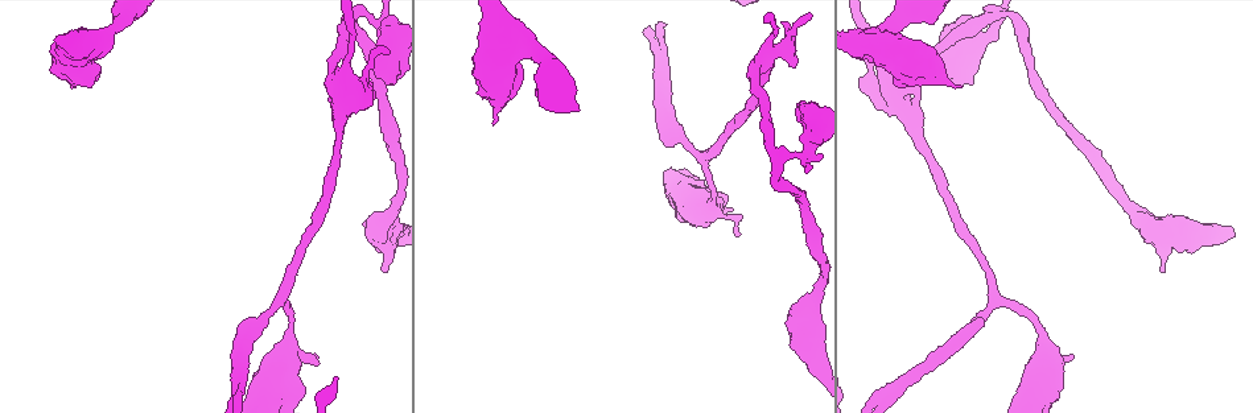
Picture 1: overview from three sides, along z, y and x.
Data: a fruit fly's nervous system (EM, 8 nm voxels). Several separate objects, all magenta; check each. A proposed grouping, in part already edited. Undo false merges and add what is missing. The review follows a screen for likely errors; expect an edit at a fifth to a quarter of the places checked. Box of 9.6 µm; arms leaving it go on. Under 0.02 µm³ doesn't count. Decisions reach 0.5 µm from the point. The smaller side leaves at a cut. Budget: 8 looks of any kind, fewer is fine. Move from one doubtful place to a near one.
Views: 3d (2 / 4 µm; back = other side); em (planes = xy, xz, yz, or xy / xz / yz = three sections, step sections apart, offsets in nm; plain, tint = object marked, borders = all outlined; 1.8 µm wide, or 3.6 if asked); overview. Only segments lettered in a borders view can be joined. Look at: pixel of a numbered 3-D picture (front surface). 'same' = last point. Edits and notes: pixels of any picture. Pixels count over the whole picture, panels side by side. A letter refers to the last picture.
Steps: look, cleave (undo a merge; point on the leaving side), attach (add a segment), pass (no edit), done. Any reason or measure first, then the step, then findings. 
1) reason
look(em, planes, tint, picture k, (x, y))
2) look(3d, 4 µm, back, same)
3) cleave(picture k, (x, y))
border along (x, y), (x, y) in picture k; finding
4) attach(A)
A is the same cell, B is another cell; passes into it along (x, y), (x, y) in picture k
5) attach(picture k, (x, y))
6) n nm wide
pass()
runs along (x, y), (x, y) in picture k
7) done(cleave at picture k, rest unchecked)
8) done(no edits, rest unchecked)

abrupt turn
look(em, planes, borders, picture 1, (994, 25))

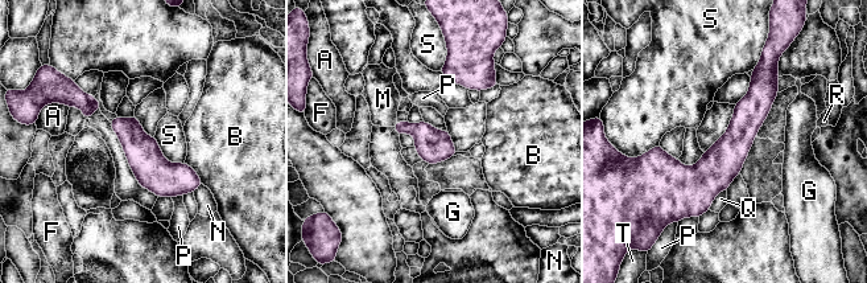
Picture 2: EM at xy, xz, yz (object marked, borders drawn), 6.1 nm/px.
pass()
A, B, F, G, M, N, P, Q, R, S and T are other cells; border along (153, 136), (169, 161), (184, 163) in picture 2; one neuron here

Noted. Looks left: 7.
free end
look(3d, 2 µm, picture 1, (961, 87))

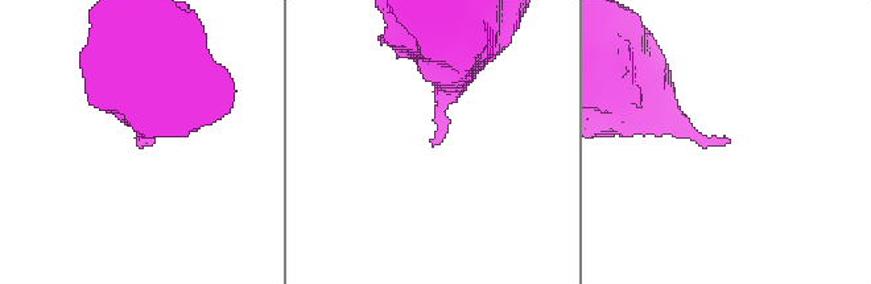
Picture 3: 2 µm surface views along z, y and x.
now the EM
look(em, planes, borders, picture 3, (135, 138))

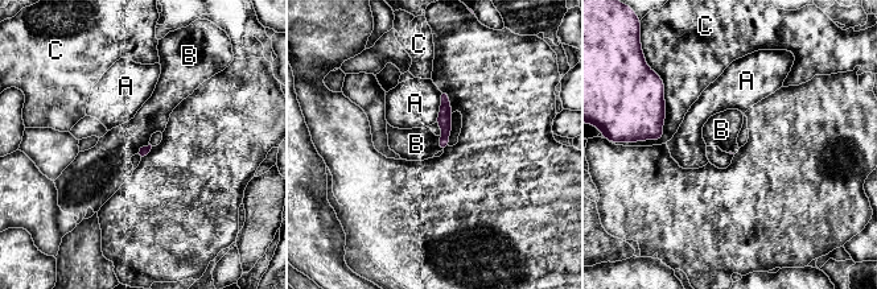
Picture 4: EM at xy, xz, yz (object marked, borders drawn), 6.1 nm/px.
pass()
A, B and C are other cells; border along (441, 128), (437, 145), (443, 149) in picture 4; none of them fits

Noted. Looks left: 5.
thick turns thin
look(em, 3.6 µm, planes, plain, picture 1, (99, 49))

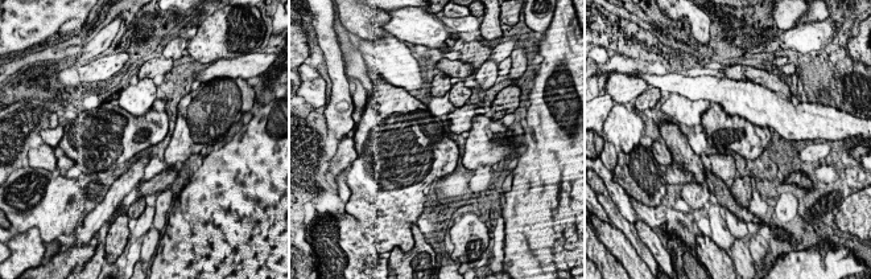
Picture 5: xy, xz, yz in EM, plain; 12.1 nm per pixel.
see the neighbours
look(em, 3.6 µm, planes, borders, same)

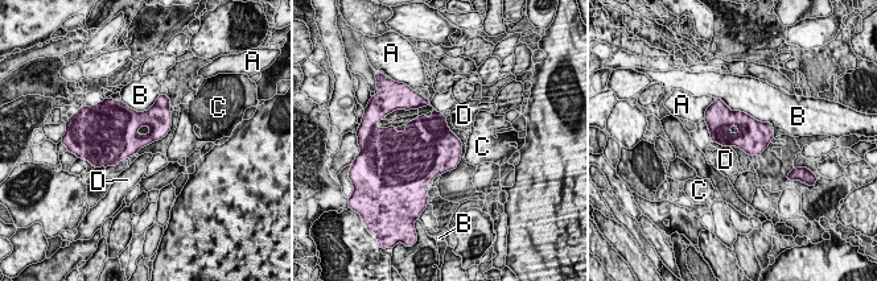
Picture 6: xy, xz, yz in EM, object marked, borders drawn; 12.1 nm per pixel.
pass()
A, B, C and D are other cells; border along (723, 145), (729, 148) in picture 6; all the same neuron

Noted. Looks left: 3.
looks like a crossing
look(em, xz, step 8, tint, picture 1, (764, 58))

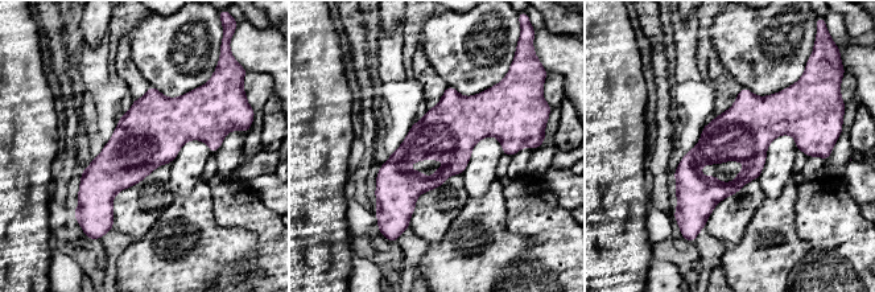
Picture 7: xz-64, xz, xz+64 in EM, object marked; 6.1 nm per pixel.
what lies round it
look(em, xz, step 8, borders, same)

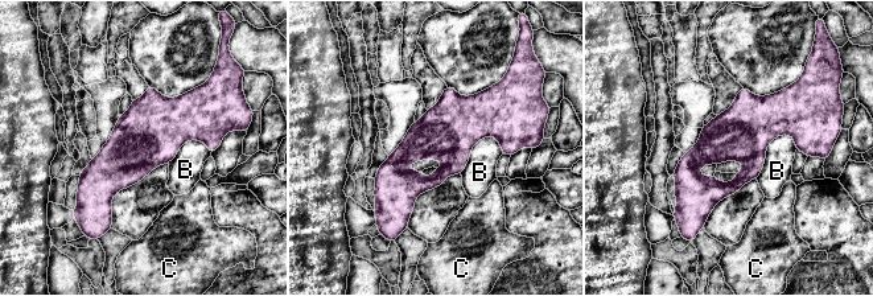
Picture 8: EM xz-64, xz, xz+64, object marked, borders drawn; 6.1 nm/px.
pass()
B and C are other cells; runs along (515, 142), (499, 128), (427, 139), (379, 202) in picture 8; all the same neuron

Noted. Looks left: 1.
done(no edits, rest unchecked)

